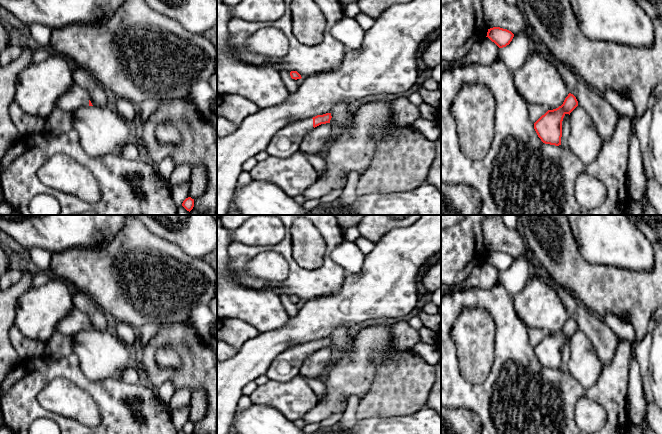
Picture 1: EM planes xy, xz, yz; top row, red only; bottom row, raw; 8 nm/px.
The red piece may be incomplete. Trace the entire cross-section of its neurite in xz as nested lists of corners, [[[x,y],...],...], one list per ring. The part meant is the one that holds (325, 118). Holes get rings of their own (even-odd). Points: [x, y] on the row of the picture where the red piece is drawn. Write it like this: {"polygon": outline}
{"polygon": [[[331,113],[291,123],[278,131],[270,140],[266,151],[269,156],[286,158],[300,150],[303,138],[315,127],[330,123]]]}

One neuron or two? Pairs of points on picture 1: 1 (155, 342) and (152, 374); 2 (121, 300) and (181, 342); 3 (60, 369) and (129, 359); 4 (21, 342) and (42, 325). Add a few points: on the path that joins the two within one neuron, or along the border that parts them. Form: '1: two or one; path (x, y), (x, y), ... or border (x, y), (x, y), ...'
1: one; path (150, 350), (150, 366)
2: two; border (187, 320), (166, 324)
3: two; border (72, 352), (81, 371), (90, 380), (98, 381)
4: two; border (13, 324), (24, 335), (41, 339), (44, 342)

